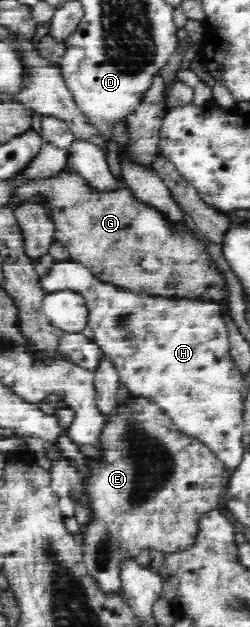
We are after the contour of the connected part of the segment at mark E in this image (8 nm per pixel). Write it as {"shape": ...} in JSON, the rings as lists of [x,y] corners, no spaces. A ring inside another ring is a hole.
{"shape":[[[129,395],[125,402],[119,401],[116,410],[119,414],[106,421],[106,429],[103,430],[100,460],[89,458],[91,474],[84,480],[84,487],[94,517],[79,531],[83,534],[81,547],[84,565],[105,597],[114,597],[114,594],[121,592],[121,556],[137,557],[143,549],[150,547],[163,553],[187,547],[195,538],[199,514],[216,508],[227,481],[227,470],[211,450],[197,438],[179,430],[157,405]]]}

